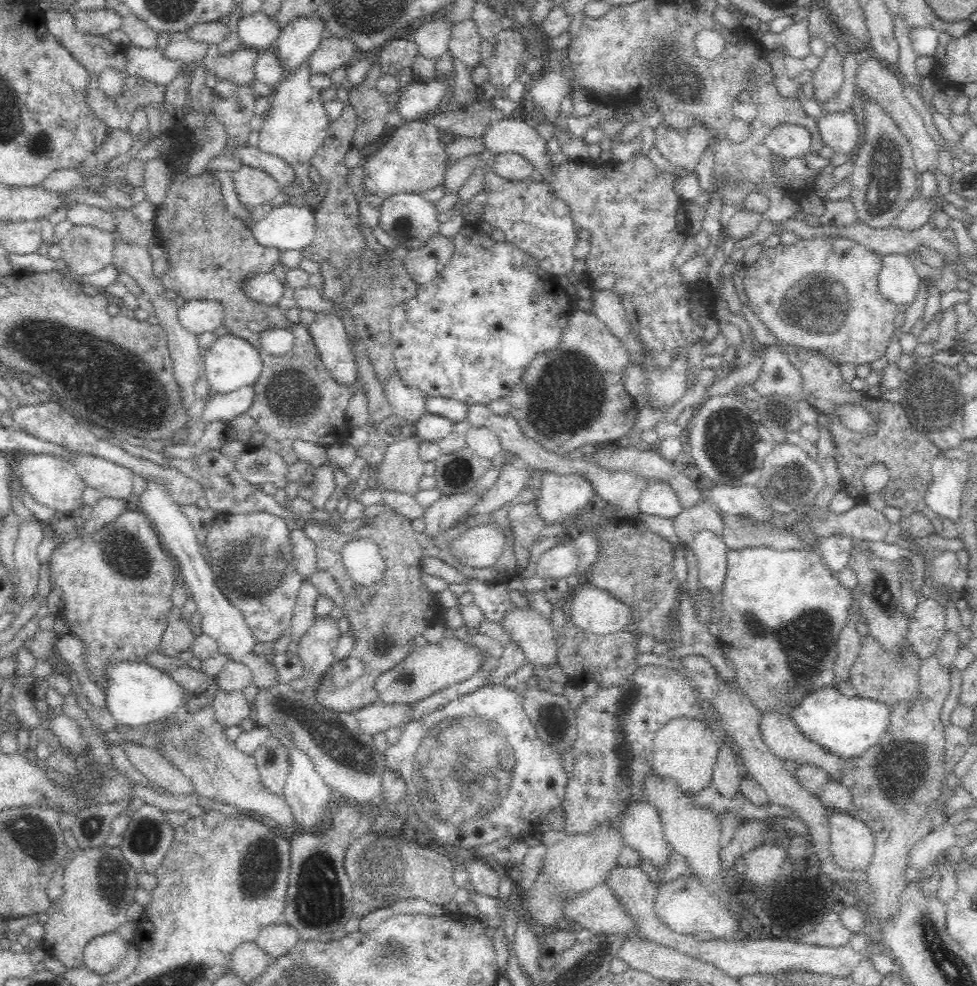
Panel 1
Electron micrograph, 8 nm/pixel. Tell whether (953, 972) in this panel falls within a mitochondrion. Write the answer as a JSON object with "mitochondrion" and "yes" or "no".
{"mitochondrion":"yes"}

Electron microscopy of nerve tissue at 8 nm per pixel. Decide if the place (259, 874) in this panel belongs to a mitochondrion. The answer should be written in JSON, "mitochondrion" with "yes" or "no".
{"mitochondrion":"yes"}

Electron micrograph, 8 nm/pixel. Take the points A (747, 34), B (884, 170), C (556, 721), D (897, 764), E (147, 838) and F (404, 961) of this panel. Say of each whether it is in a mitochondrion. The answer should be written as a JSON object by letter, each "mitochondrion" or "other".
{"A":"other","B":"mitochondrion","C":"mitochondrion","D":"mitochondrion","E":"mitochondrion","F":"mitochondrion"}

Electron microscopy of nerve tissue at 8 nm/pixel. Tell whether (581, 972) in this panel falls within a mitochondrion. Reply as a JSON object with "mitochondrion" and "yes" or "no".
{"mitochondrion":"yes"}

